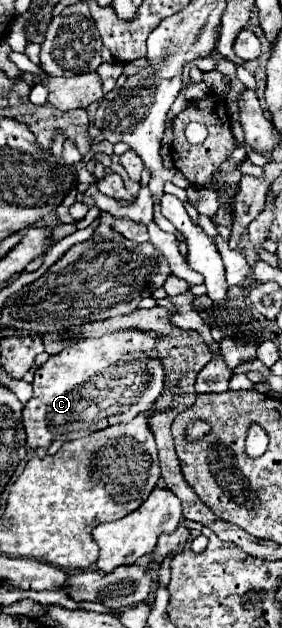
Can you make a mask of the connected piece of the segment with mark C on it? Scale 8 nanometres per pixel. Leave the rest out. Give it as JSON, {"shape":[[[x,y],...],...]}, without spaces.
{"shape":[[[116,330],[100,338],[68,344],[34,372],[34,396],[24,404],[22,424],[30,448],[48,448],[52,440],[68,442],[112,424],[130,422],[164,392],[164,368],[154,358],[158,336],[146,330]]]}

